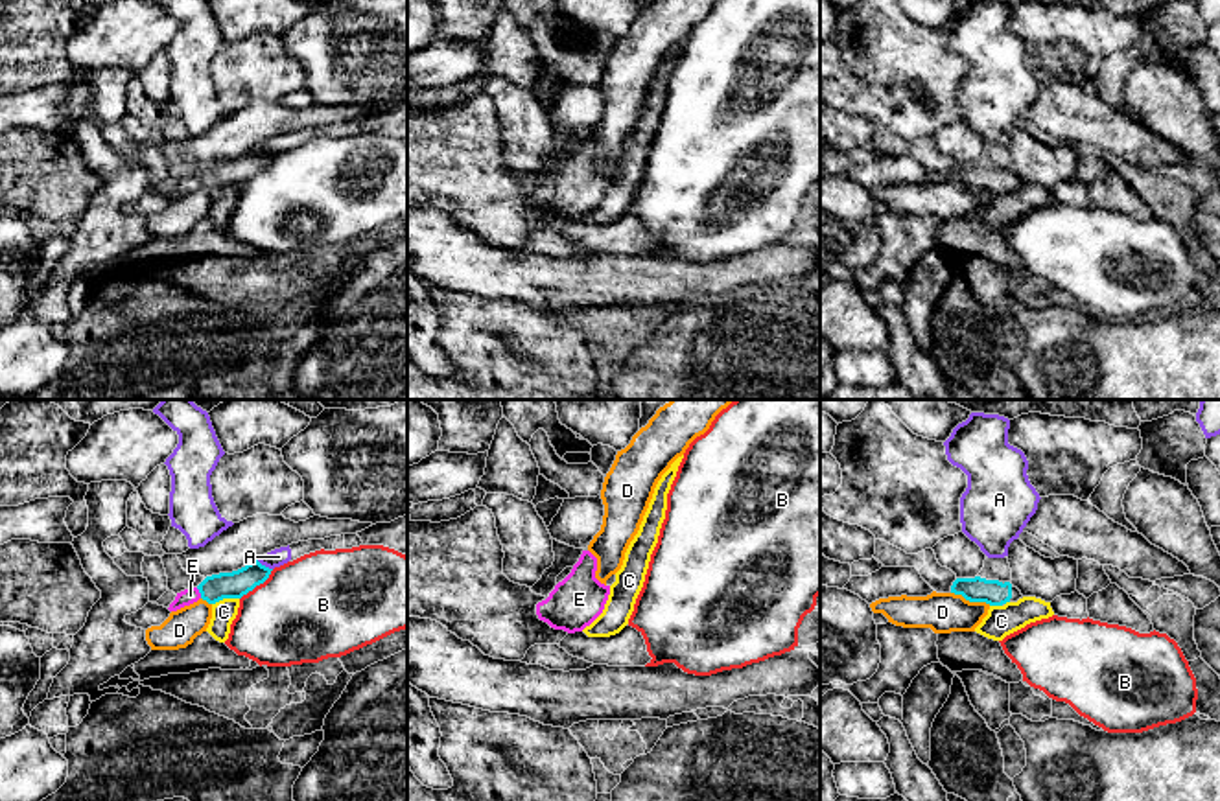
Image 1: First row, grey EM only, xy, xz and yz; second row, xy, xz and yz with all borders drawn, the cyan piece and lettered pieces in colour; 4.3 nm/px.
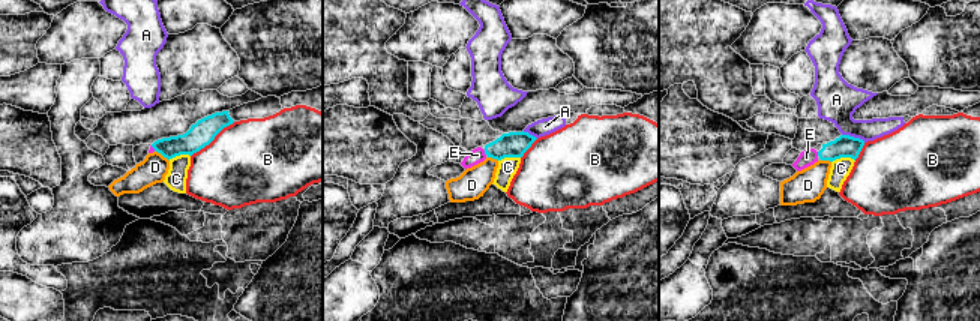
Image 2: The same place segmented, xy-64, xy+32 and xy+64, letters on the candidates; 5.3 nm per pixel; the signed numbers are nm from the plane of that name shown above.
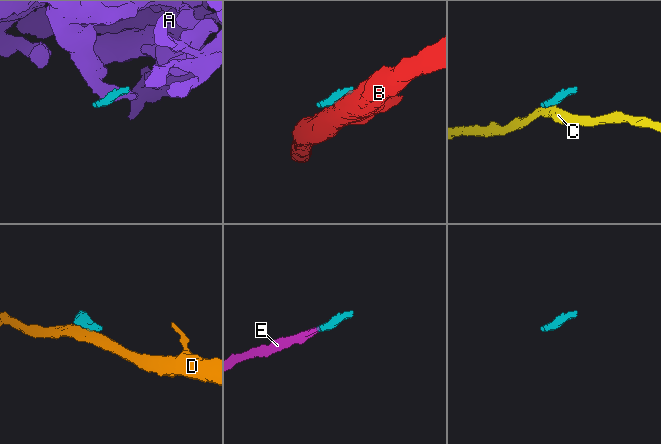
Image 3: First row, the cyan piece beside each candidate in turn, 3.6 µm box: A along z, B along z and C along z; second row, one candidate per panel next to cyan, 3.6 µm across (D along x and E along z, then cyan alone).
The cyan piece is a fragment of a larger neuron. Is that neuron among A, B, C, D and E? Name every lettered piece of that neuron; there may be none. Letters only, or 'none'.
E

